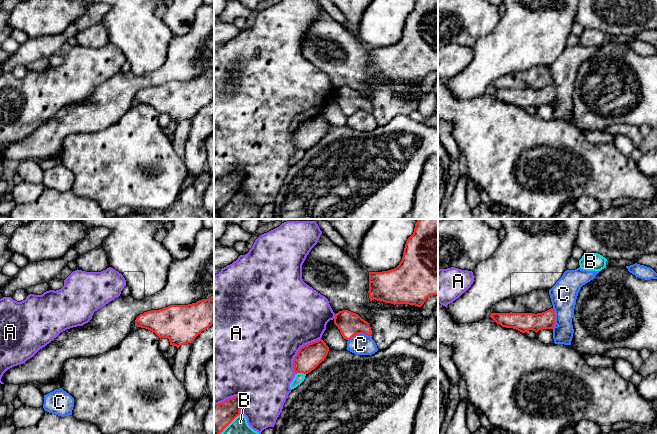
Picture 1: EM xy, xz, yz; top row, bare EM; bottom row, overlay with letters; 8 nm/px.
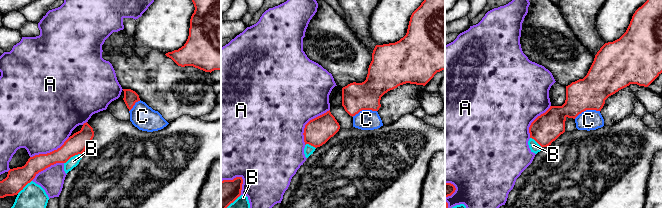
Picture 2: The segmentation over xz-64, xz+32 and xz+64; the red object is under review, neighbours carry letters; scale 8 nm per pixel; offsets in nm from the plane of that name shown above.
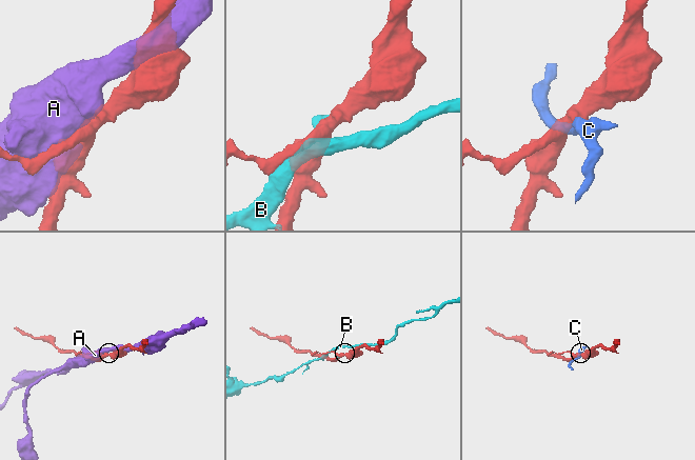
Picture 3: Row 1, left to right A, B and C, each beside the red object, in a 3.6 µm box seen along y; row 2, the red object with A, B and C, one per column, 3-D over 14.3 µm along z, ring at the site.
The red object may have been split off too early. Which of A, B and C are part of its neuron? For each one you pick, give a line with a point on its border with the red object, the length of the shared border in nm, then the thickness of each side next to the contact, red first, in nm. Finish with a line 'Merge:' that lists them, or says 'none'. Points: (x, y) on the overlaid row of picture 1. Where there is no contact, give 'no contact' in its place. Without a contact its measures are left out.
Merge: none

